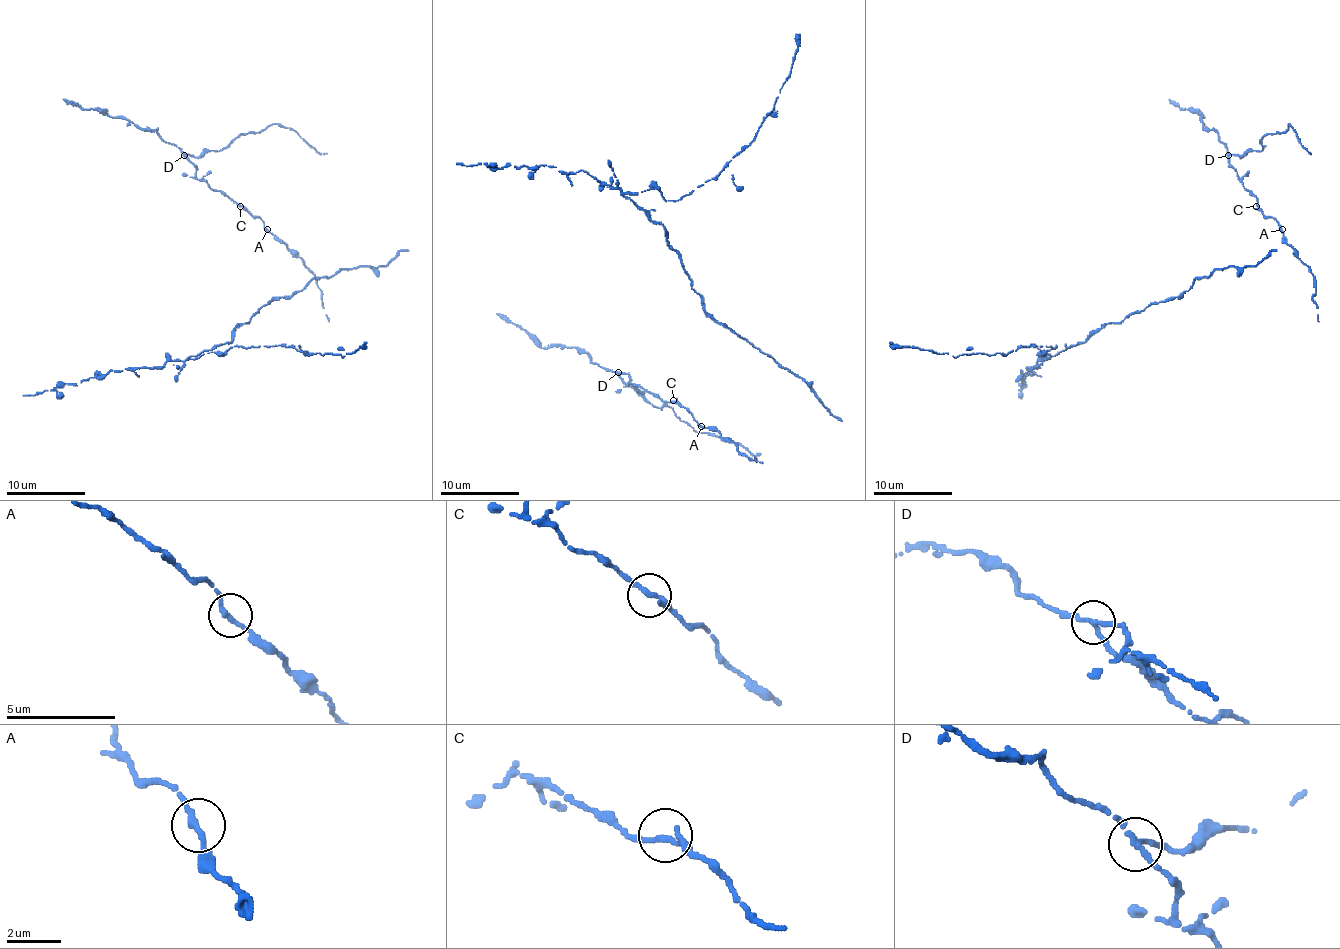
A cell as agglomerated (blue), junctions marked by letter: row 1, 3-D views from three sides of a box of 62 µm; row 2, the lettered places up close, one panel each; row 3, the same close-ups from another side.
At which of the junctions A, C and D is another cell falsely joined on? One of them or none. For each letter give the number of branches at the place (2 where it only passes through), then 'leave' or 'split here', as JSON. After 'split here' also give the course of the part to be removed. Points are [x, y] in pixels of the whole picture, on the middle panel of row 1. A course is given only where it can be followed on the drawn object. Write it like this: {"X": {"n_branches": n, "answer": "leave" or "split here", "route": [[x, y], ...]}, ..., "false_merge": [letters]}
{"A": {"n_branches": 2, "answer": "leave"}, "C": {"n_branches": 3, "answer": "leave"}, "D": {"n_branches": 3, "answer": "split here"}, "false_merge": ["D"]}

